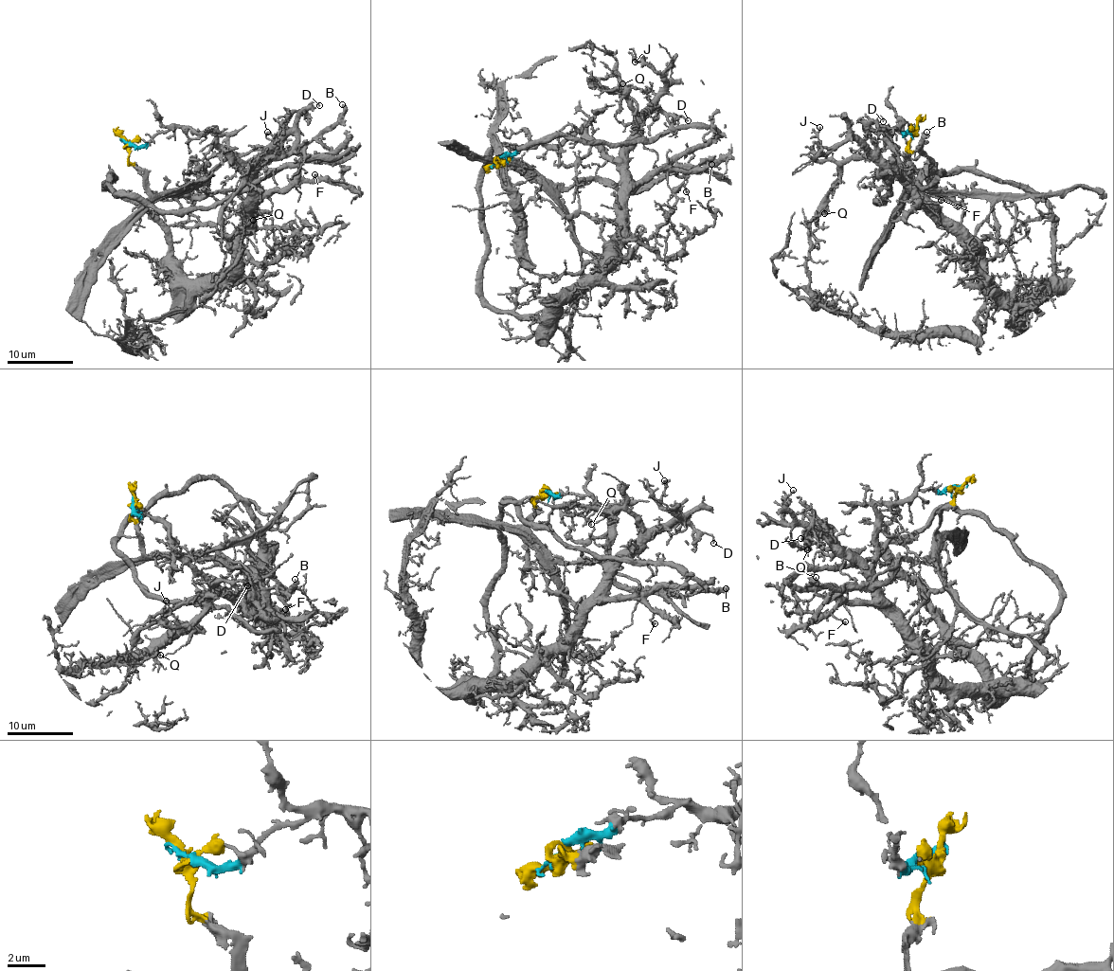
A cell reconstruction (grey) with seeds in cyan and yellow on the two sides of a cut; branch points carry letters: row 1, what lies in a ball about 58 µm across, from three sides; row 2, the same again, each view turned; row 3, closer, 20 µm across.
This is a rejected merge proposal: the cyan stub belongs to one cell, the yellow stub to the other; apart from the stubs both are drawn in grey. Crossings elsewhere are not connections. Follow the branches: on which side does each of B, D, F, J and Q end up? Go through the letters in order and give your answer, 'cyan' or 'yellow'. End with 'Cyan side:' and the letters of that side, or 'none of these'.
B: yellow
D: cyan
F: cyan
J: cyan
Q: cyan
Cyan side: D, F, J, Q

